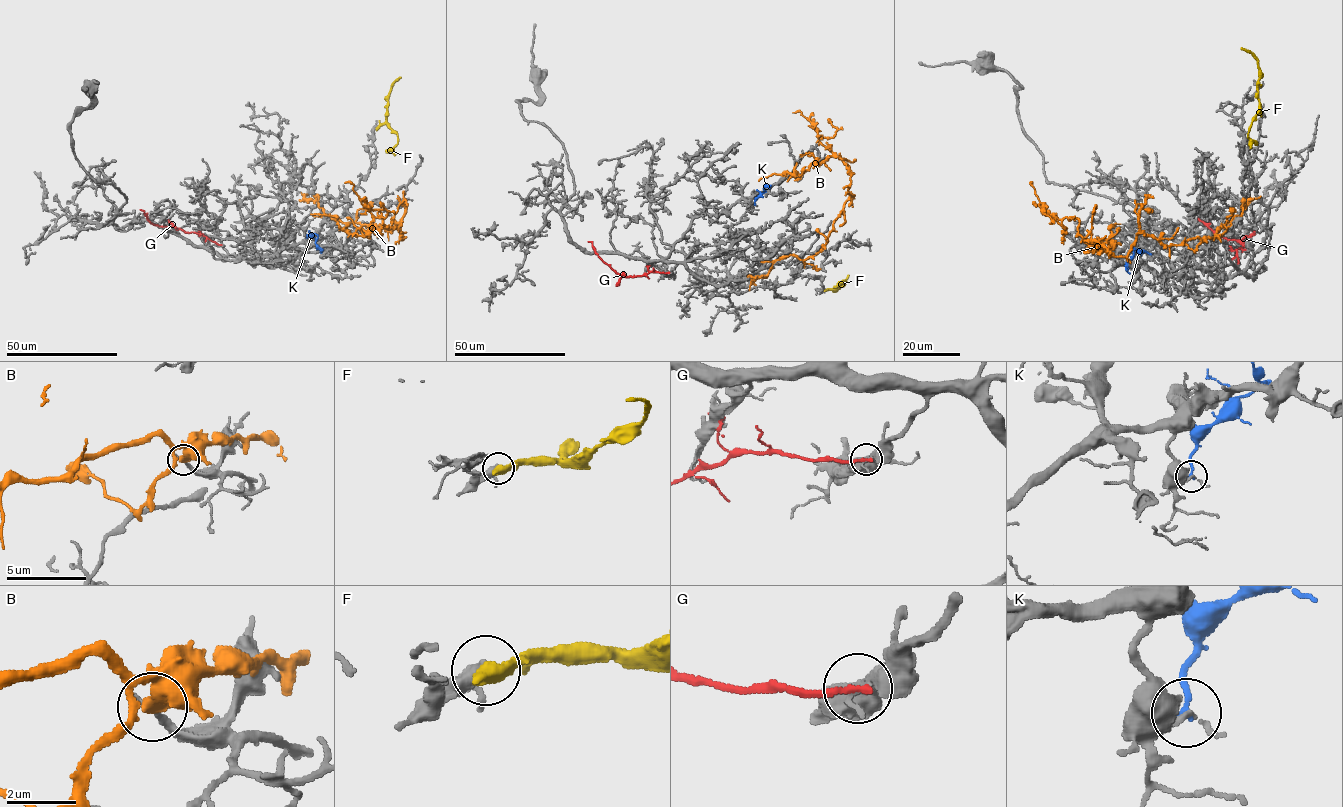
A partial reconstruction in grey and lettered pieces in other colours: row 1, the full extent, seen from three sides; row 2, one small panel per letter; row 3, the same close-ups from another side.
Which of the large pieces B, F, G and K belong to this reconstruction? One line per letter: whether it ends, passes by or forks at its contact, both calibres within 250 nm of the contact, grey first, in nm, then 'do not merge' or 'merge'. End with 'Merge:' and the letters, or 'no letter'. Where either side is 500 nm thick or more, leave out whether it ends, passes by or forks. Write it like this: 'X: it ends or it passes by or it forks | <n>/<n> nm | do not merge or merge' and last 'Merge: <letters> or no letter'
B: 160/600 nm | do not merge
F: 460/650 nm | do not merge
G: it ends | 280/220 nm | do not merge
K: it ends | 130/180 nm | do not merge
Merge: no letter

